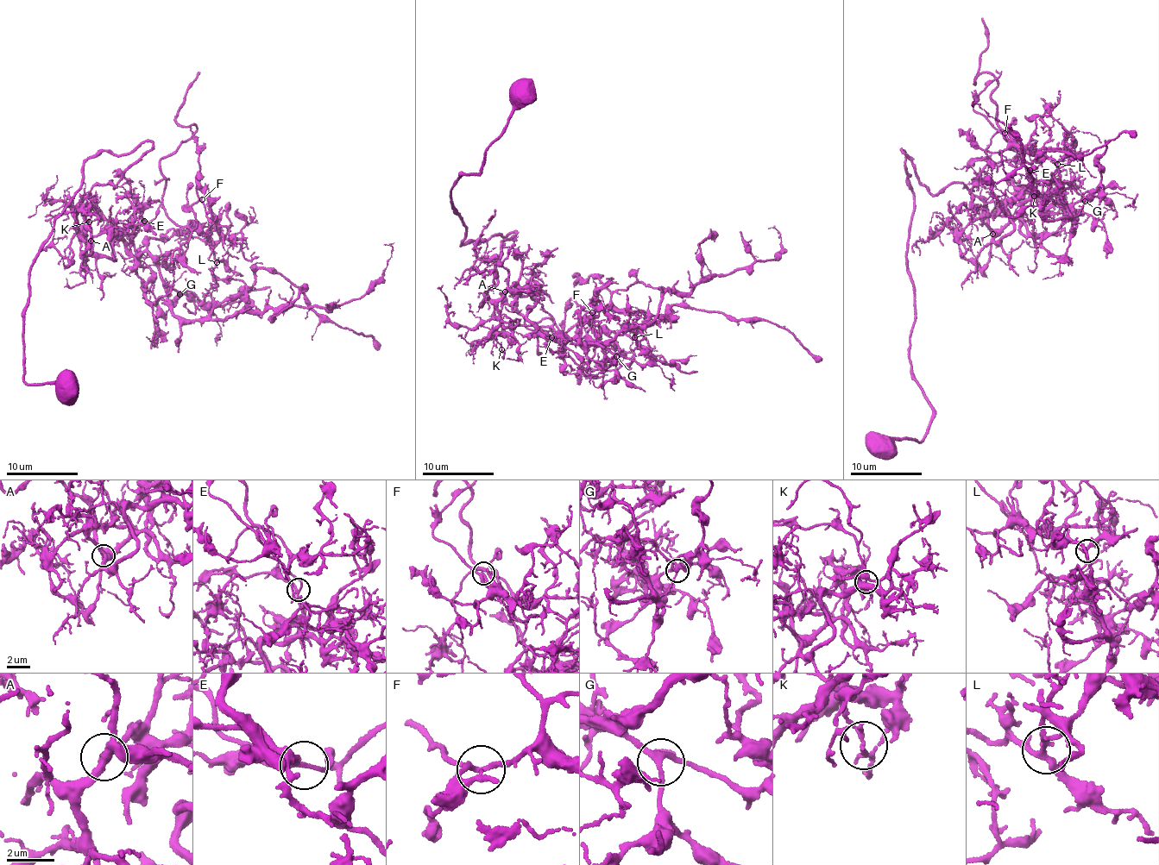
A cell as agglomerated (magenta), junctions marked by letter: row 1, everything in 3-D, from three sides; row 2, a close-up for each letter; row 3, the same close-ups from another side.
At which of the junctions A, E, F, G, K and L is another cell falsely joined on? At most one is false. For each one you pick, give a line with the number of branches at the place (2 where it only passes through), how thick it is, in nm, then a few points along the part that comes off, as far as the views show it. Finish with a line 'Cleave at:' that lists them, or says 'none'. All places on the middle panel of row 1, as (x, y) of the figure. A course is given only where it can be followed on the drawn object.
K: 2 | 150 nm | (501, 348), (519, 324), (557, 337), (596, 316), (586, 314), (609, 307), (644, 317), (652, 360), (645, 363)
Cleave at: K

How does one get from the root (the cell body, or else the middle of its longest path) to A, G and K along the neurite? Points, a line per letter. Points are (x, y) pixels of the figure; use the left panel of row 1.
A: (66, 388), (25, 382), (30, 266), (82, 164), (151, 143), (79, 204), (91, 241)
G: (66, 388), (25, 382), (22, 318), (89, 158), (151, 143), (77, 226), (112, 259), (117, 232), (179, 294)
K: (66, 388), (25, 382), (30, 266), (82, 164), (151, 143), (115, 187), (90, 191), (79, 236), (88, 221)

